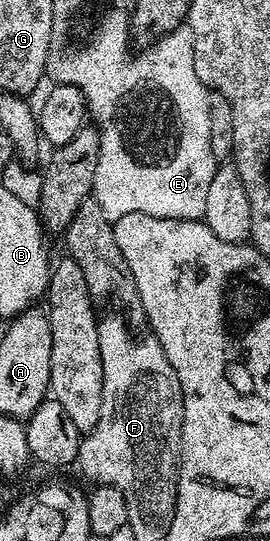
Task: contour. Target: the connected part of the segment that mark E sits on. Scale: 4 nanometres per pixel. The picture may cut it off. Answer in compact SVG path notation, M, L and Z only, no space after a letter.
M189 27L176 28L162 37L162 56L158 56L158 68L154 68L154 76L150 76L150 84L146 84L146 92L142 92L142 104L138 104L138 112L142 112L142 116L146 116L146 112L150 112L150 116L158 112L158 116L170 116L170 120L122 120L122 112L118 112L118 120L110 120L110 124L106 124L106 140L100 140L100 162L96 166L93 198L98 200L110 221L119 220L124 218L124 214L133 212L155 216L161 220L196 220L205 217L208 186L212 186L216 161L208 146L208 92L196 78L194 39Z

